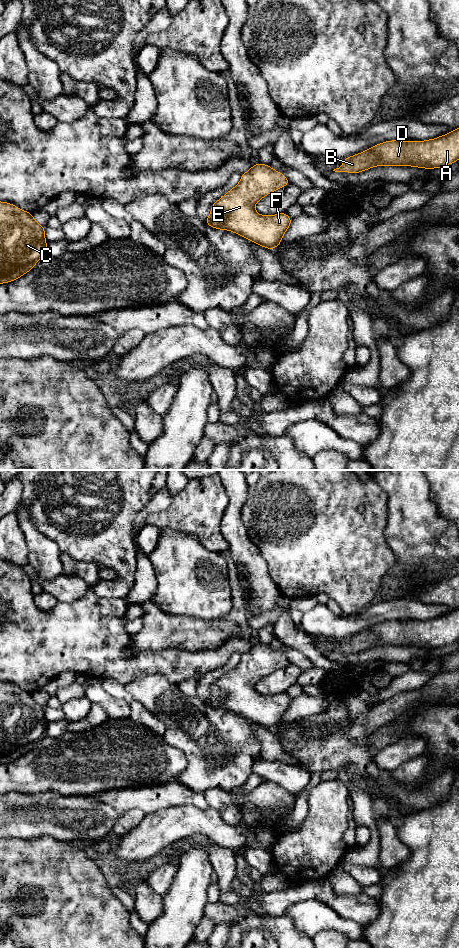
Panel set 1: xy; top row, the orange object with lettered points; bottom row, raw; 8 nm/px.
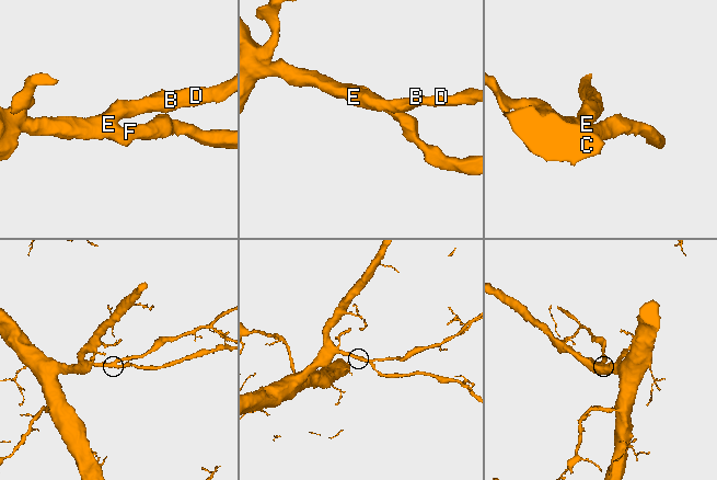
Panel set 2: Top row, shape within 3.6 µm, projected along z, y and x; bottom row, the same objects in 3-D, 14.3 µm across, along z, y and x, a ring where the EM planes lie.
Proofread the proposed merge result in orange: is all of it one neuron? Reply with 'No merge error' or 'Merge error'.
No merge error

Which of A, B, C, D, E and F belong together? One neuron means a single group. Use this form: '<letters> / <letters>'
A B C D E F

